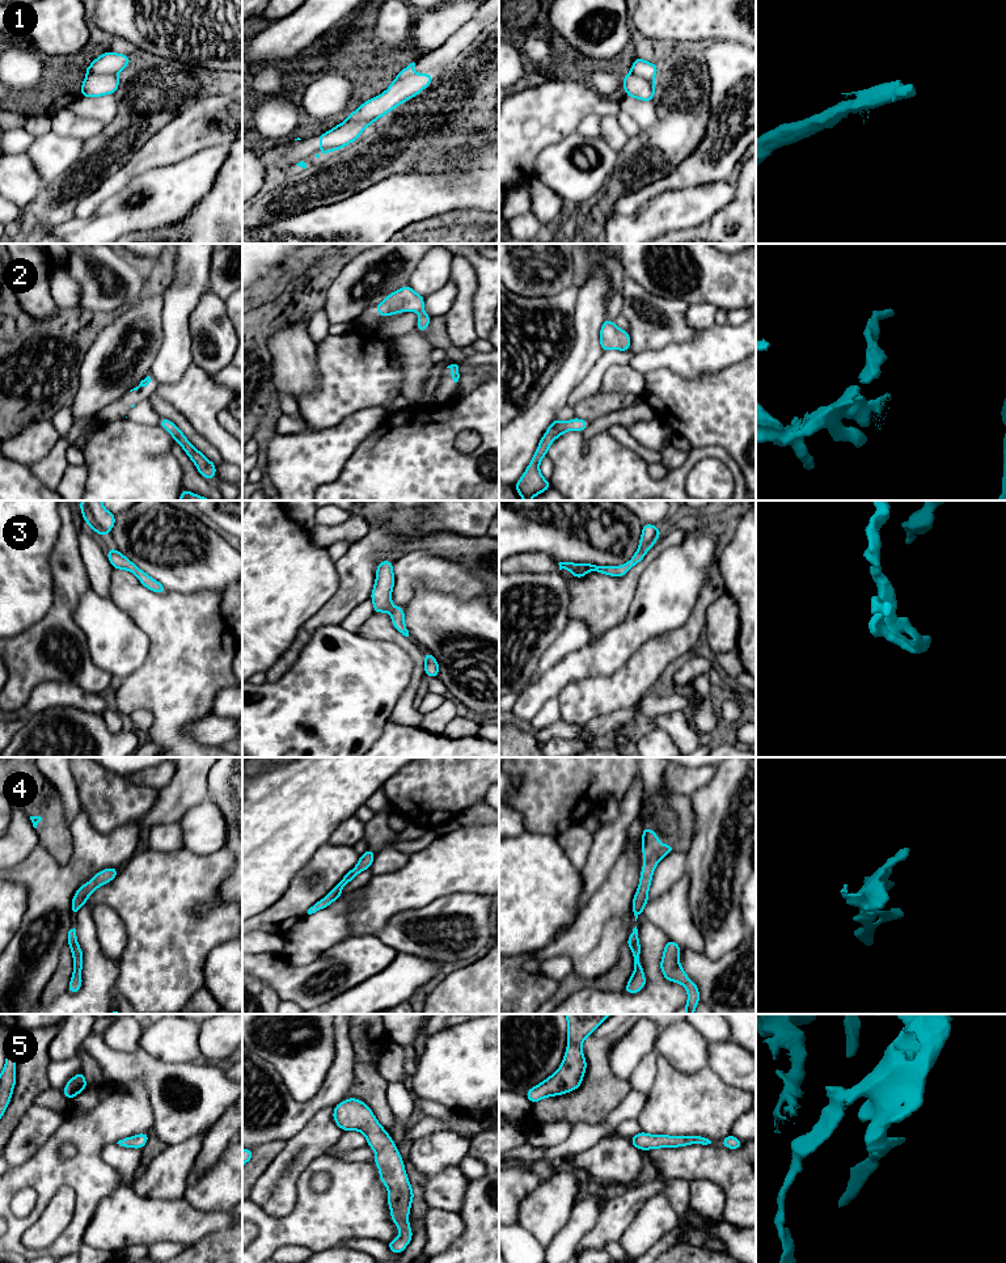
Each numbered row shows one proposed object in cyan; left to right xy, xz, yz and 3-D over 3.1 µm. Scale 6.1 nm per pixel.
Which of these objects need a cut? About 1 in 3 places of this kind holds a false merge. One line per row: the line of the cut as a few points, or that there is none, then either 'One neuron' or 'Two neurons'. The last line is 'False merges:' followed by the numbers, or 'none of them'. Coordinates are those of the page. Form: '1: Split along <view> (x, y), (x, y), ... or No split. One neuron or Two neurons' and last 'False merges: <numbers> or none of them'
1: Split along xy (117, 75), (87, 76). Two neurons
2: No split. One neuron
3: No split. One neuron
4: No split. One neuron
5: No split. One neuron
False merges: 1

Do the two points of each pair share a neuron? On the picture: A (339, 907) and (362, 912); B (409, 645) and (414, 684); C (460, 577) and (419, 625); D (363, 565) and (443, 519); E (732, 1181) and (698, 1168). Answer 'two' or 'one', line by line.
A: two
B: one
C: two
D: one
E: one

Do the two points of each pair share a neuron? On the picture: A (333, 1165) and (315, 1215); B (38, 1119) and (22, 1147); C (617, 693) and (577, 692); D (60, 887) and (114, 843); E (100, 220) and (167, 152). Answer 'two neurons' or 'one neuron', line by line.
A: one neuron
B: one neuron
C: one neuron
D: one neuron
E: two neurons

